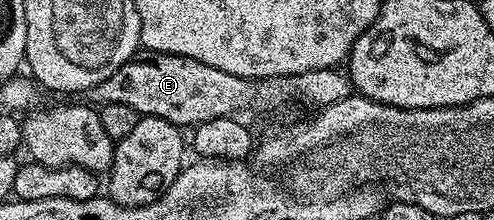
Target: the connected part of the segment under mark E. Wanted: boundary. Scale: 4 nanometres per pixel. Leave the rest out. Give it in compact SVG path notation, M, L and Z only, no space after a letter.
M150 50L138 53L111 72L103 84L88 91L87 98L101 106L127 104L138 116L162 118L182 128L195 128L207 120L240 115L240 110L277 110L283 104L289 106L297 101L312 108L324 108L353 93L353 81L341 68L319 68L291 76L240 78L231 76L231 72L219 72L219 68L211 68L211 64L199 60Z

